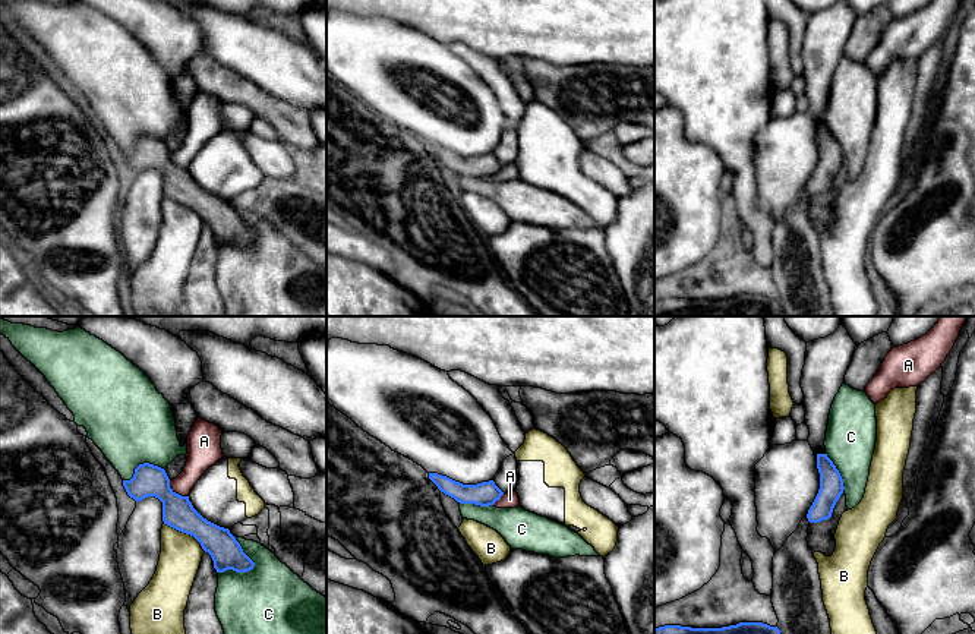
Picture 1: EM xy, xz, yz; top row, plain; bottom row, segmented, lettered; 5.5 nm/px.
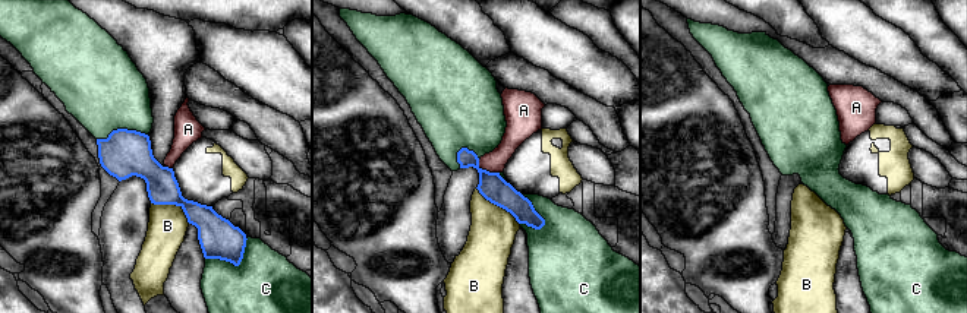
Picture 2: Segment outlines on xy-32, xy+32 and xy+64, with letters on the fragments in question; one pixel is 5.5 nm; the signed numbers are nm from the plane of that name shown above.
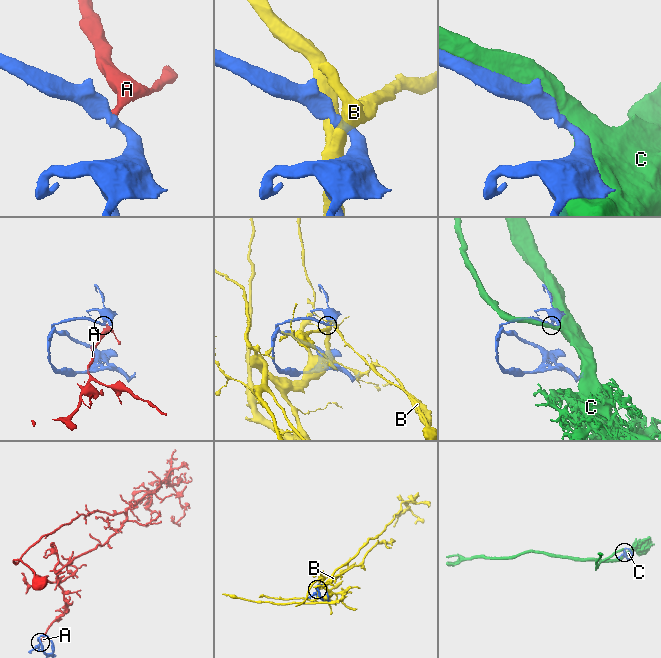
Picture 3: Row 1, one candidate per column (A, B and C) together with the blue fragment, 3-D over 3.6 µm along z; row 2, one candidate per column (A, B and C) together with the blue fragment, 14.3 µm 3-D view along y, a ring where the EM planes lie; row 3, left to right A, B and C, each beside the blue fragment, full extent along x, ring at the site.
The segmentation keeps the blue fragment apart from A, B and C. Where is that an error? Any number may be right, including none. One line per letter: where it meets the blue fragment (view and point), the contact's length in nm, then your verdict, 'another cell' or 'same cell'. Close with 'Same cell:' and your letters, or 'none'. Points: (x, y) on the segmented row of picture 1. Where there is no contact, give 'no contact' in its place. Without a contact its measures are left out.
A: contact xy (174, 492); length 140 nm; another cell
B: contact xy (186, 533); length 280 nm; another cell
C: contact xy (249, 570); length 220 nm; another cell
Same cell: none

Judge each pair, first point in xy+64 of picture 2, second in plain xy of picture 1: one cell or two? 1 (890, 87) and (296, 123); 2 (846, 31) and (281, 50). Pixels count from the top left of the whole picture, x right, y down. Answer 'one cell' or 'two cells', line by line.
1: one cell
2: one cell

